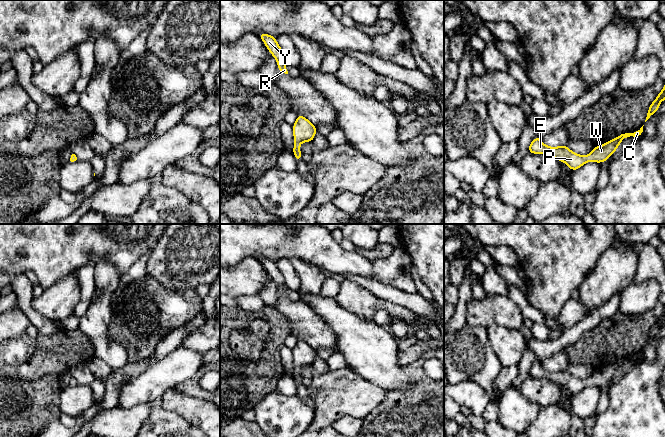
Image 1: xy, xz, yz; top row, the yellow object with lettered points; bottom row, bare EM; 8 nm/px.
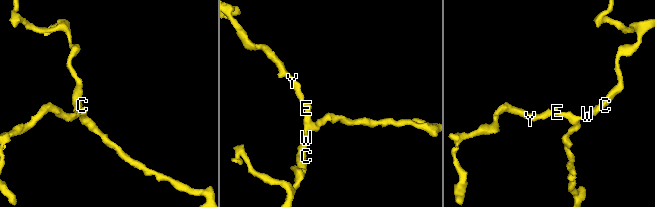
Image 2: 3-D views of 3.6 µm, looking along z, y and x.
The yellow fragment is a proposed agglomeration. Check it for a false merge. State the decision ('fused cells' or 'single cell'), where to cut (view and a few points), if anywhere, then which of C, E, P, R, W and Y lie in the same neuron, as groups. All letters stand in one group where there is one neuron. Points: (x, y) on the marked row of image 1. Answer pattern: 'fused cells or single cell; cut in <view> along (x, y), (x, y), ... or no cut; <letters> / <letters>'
single cell; no cut; C E P R W Y

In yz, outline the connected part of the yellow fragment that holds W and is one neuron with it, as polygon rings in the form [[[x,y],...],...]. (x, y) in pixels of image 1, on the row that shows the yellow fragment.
[[[643,126],[634,133],[625,133],[617,136],[615,139],[604,143],[601,146],[594,146],[591,153],[587,156],[572,152],[567,145],[559,147],[546,146],[540,137],[535,137],[528,147],[528,152],[533,154],[544,154],[563,161],[572,171],[579,169],[586,162],[605,162],[618,148],[621,141],[627,137],[637,137],[643,132]]]

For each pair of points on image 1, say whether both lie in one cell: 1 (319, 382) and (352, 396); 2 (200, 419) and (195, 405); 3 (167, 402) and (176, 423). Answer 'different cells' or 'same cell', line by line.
1: same cell
2: same cell
3: different cells

